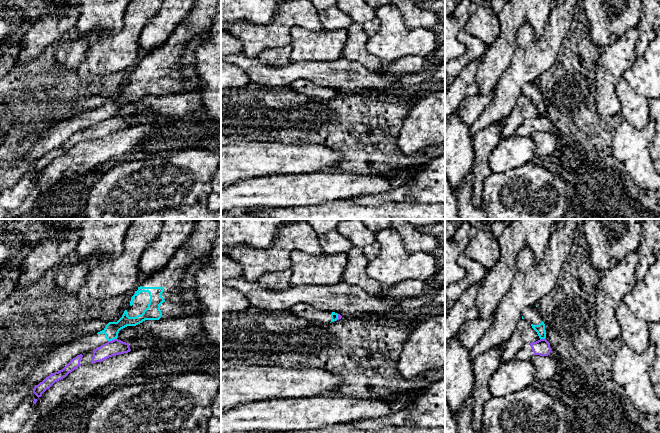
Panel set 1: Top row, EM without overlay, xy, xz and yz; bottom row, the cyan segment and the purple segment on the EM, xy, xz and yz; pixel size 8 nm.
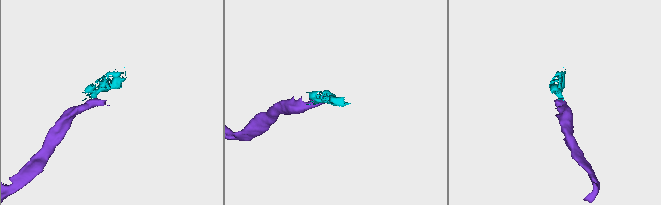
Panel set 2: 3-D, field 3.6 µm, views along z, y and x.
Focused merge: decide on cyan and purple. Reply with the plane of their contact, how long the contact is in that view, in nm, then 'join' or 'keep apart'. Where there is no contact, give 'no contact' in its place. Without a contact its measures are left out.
xy | 80 nm | keep apart

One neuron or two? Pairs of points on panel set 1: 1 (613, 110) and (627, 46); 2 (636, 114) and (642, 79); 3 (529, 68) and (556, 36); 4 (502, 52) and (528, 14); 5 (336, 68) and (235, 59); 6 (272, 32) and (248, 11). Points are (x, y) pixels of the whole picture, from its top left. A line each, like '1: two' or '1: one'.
1: one
2: two
3: one
4: one
5: one
6: two

